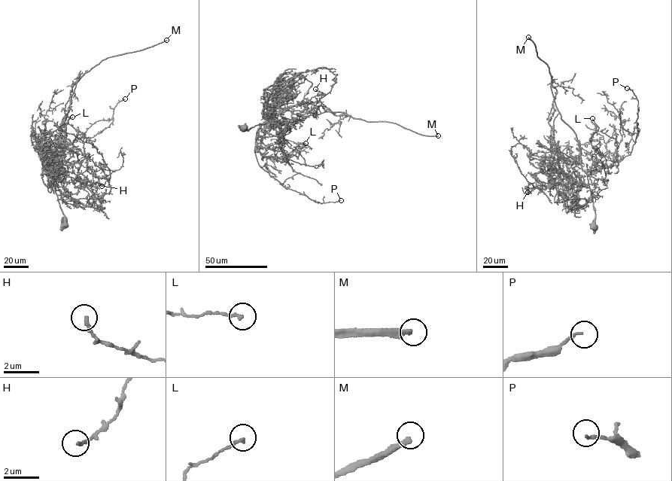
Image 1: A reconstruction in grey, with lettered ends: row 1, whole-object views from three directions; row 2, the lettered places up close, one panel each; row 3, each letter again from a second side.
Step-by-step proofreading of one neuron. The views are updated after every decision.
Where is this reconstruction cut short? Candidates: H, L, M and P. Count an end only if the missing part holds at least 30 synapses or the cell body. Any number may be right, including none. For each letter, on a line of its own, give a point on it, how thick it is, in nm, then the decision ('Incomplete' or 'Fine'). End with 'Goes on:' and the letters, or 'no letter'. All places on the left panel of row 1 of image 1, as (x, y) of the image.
H: Place: (101, 186). Thickness 170 nm. Fine
L: Place: (72, 117). Thickness 150 nm. Fine
M: Place: (166, 40). Thickness 320 nm. Incomplete
P: Place: (125, 98). Thickness 150 nm. Fine
Goes on: M

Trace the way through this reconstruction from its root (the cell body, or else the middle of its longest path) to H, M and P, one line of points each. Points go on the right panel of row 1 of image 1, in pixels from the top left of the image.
H: (593, 226), (587, 174), (573, 157), (541, 157), (520, 143), (511, 147), (528, 182), (527, 192)
M: (593, 226), (594, 208), (576, 135), (561, 119), (548, 68), (537, 56), (528, 37)
P: (593, 226), (594, 208), (585, 172), (609, 166), (629, 154), (639, 130), (637, 124), (638, 101), (627, 88)

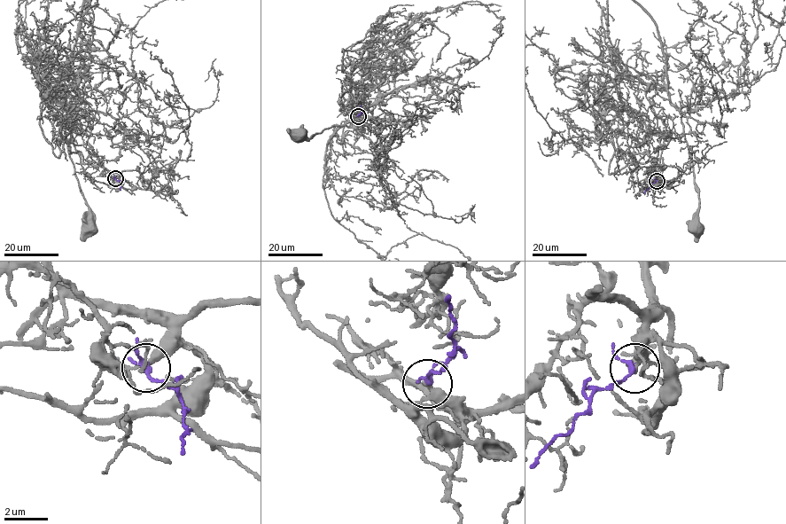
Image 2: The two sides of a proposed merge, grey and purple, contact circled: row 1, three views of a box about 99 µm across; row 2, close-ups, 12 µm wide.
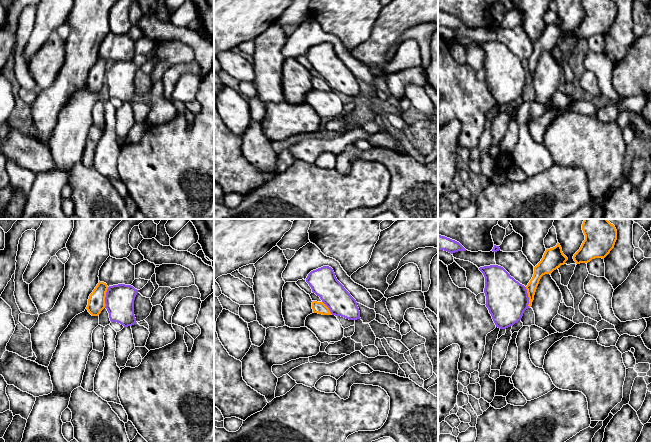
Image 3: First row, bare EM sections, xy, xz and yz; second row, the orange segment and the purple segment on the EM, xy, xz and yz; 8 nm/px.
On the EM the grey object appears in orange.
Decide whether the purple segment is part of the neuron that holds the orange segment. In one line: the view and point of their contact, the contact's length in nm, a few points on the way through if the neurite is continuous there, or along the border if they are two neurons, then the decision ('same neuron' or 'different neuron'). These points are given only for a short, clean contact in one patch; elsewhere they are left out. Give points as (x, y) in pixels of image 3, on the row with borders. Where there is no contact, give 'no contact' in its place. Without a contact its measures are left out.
contact xy (105, 296); length 170 nm; border xy (108, 287), (105, 293), (104, 307); different neuron

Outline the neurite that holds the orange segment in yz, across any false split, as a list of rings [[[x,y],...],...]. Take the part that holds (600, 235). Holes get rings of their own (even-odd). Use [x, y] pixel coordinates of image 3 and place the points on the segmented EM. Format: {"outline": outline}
{"outline": [[[584,219],[582,230],[585,235],[585,240],[573,256],[576,264],[588,263],[595,258],[604,259],[614,248],[617,240],[617,230],[607,219]]]}

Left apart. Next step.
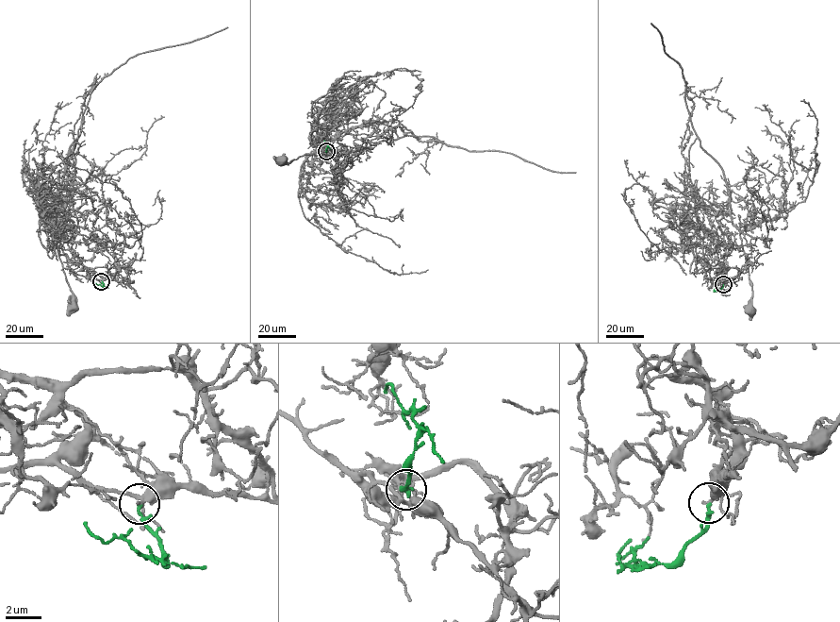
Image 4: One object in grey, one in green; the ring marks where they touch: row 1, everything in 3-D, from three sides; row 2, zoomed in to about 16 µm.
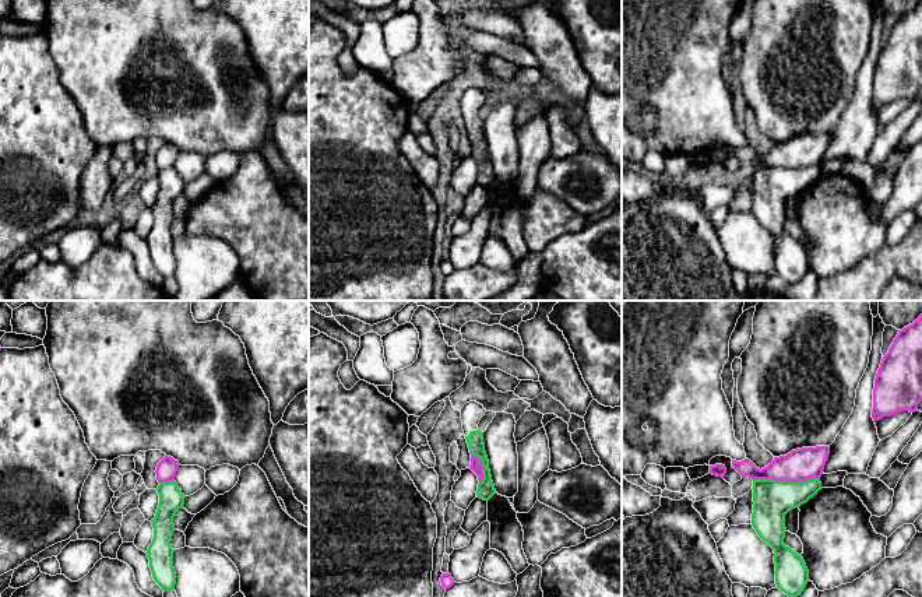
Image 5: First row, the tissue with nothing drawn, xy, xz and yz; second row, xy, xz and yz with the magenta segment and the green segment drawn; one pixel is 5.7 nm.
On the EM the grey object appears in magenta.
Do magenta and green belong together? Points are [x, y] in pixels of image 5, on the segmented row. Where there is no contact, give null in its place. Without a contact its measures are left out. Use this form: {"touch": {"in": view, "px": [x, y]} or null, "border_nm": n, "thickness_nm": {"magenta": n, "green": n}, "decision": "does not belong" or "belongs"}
{"touch": {"in": "yz", "px": [785, 480]}, "border_nm": 380, "thickness_nm": {"magenta": 190, "green": 220}, "decision": "does not belong"}

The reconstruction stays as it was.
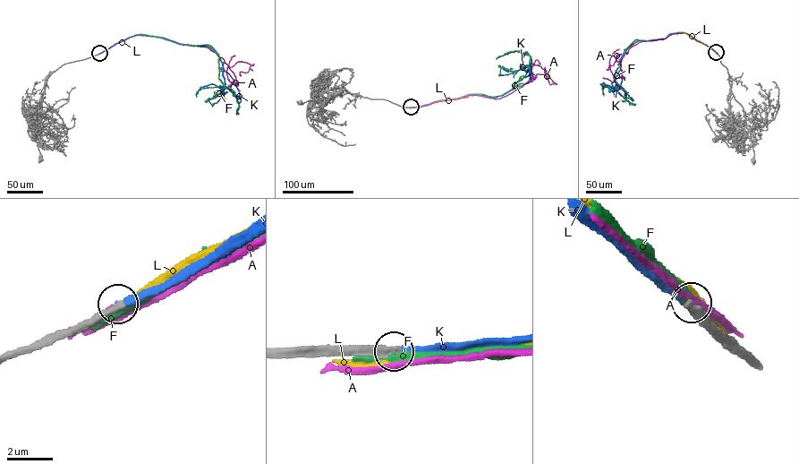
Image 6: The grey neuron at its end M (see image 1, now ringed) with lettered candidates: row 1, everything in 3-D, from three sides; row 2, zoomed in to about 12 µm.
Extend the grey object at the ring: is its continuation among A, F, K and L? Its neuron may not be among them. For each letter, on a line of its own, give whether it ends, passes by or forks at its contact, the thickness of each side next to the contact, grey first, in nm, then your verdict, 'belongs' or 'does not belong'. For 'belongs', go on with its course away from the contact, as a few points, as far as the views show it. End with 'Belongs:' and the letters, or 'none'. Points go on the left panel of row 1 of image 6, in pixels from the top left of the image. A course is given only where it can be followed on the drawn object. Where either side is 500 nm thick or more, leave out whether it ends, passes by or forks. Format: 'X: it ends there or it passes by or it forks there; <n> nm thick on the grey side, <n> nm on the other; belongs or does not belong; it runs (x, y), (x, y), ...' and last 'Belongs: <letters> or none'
A: it ends there; 480 nm thick on the grey side, 190 nm on the other; does not belong
F: it passes by; 480 nm thick on the grey side, 320 nm on the other; does not belong
K: it ends there; 400 nm thick on the grey side, 360 nm on the other; belongs; it runs (99, 53), (141, 34), (180, 44), (208, 47), (219, 58), (240, 96), (212, 84), (199, 88), (196, 94)
L: it passes by; 440 nm thick on the grey side, 320 nm on the other; does not belong
Belongs: K

